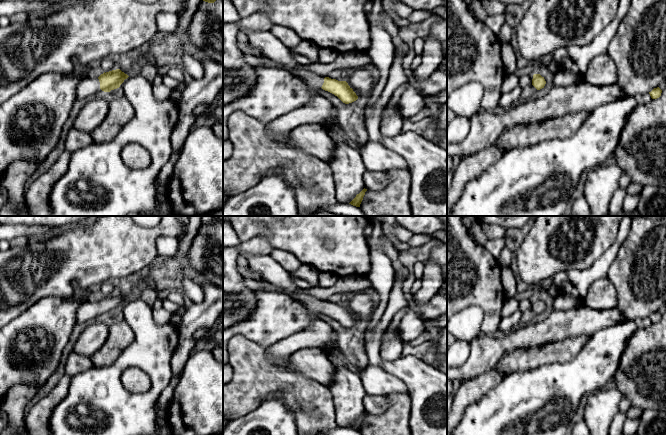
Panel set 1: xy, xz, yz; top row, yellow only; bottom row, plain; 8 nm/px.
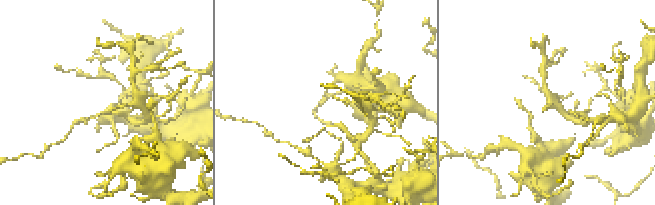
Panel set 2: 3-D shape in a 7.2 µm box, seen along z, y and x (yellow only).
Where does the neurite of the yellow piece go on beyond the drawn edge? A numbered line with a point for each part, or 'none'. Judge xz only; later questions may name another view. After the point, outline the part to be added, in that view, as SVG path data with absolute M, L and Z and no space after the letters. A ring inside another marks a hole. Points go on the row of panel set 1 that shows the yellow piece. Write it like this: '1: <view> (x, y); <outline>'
1: xz (318, 110); M271 31L246 34L251 46L258 48L267 58L290 68L291 73L297 76L311 93L310 101L305 106L270 122L267 127L268 134L270 136L289 134L296 127L309 123L323 126L329 124L334 106L319 94L324 77L304 69L293 58L290 49L285 47Z

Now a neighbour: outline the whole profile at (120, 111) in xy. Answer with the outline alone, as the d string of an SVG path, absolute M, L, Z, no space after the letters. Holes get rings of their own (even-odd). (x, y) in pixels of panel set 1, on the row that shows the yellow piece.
M124 95L110 96L106 118L90 133L93 141L105 143L113 140L133 116L134 109Z

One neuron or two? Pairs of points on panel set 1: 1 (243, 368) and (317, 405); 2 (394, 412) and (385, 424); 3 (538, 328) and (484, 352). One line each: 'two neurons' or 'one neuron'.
1: one neuron
2: one neuron
3: one neuron

